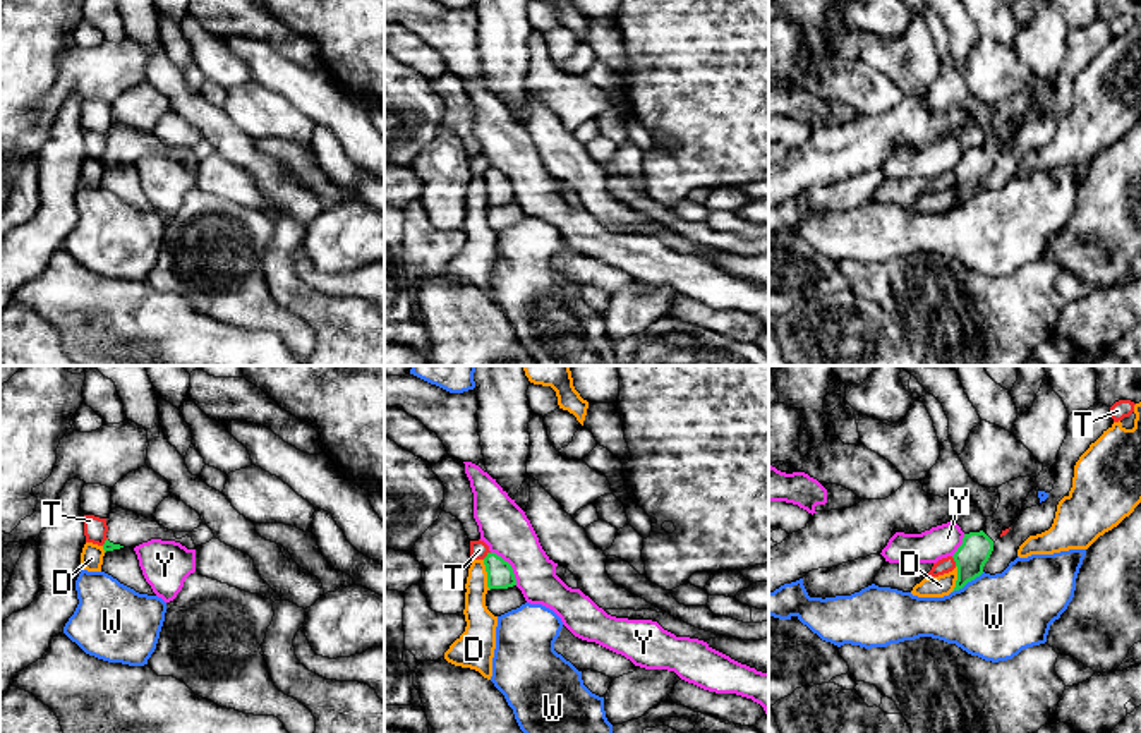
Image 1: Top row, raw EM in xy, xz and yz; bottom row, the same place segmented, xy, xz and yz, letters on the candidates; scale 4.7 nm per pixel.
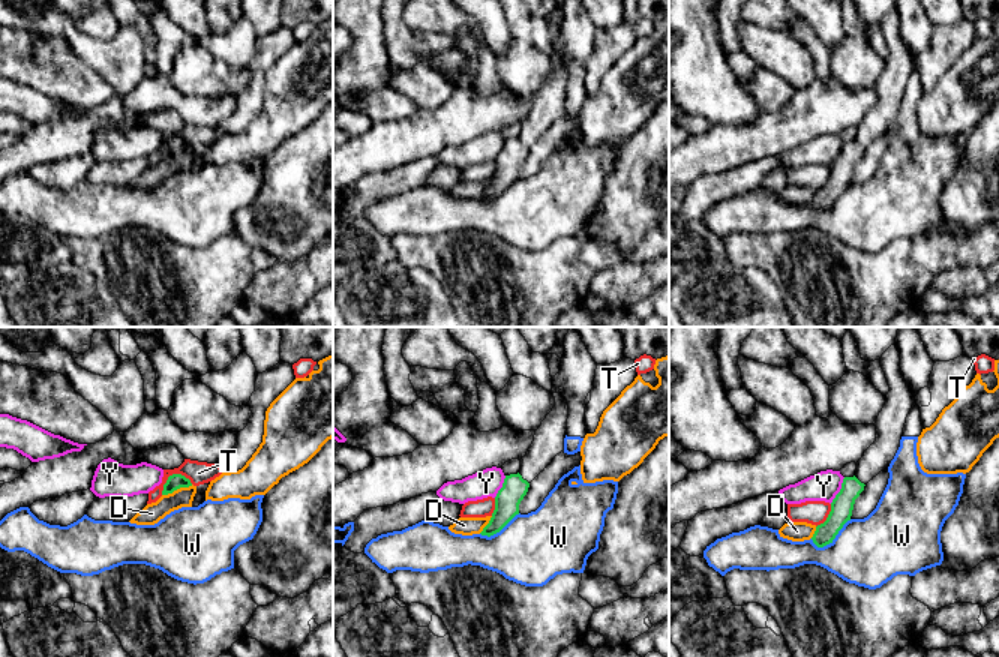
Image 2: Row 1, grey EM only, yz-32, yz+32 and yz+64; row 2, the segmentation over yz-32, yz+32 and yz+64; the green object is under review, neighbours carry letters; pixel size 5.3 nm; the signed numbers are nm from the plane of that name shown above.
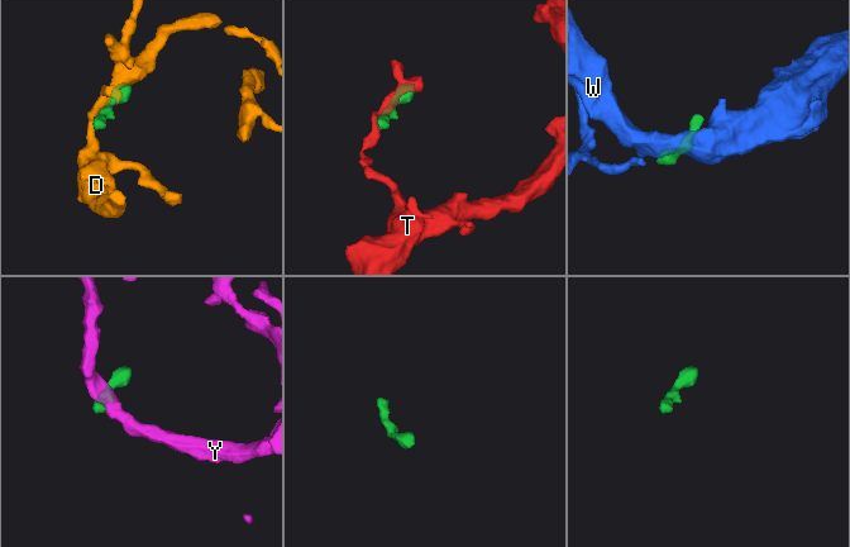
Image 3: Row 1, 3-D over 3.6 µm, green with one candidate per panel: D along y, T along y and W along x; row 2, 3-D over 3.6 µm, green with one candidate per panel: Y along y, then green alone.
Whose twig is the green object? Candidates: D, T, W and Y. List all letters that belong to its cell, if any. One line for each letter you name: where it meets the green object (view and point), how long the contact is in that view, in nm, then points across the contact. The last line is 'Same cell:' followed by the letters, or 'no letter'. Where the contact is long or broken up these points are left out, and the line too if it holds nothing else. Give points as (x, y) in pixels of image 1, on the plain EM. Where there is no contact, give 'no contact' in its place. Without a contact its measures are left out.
Same cell: no letter

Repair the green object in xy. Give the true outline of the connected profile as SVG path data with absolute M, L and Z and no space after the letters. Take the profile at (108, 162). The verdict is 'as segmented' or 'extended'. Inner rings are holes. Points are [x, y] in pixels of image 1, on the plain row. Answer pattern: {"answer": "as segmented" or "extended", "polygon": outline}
{"answer": "extended", "polygon": "M112 120L106 141L108 154L103 160L105 168L120 163L136 163L151 154L175 156L187 165L196 165L192 153L177 154L173 146L165 144L153 132L142 132L117 120Z"}

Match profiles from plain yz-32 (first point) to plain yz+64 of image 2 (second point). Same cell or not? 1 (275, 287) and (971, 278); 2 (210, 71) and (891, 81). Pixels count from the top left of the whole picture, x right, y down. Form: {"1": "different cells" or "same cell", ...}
{"1": "same cell", "2": "different cells"}

